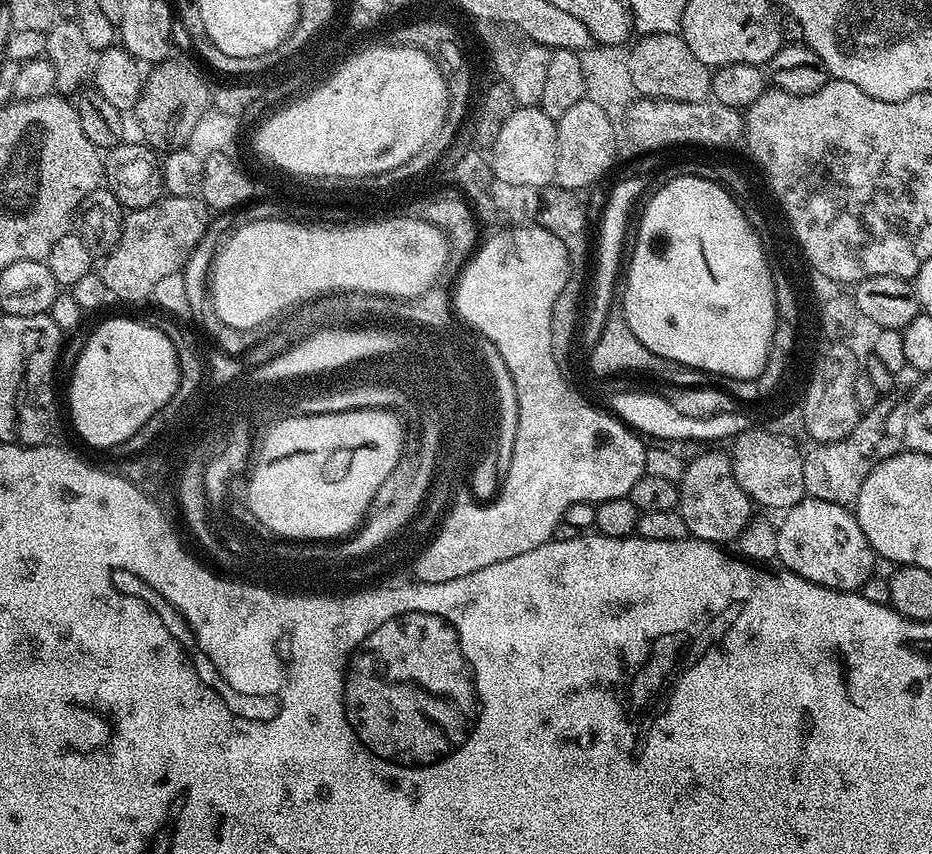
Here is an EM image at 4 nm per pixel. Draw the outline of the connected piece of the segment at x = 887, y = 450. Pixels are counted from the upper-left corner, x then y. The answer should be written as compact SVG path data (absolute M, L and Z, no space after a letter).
M877 399L874 407L861 415L846 438L834 443L813 445L813 449L803 455L803 486L811 499L853 505L874 466L901 451L900 443L886 430L886 419L894 407L892 402L886 400Z

